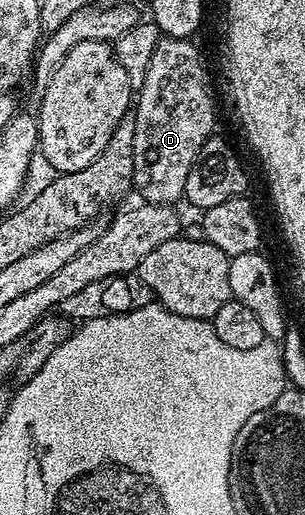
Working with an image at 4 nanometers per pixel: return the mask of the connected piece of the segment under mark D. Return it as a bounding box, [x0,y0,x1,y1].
[133,36,215,205]

